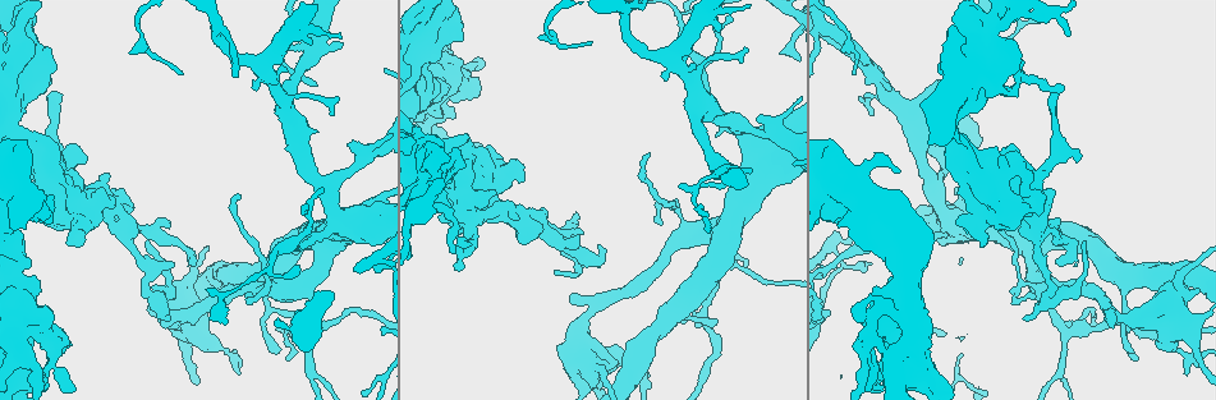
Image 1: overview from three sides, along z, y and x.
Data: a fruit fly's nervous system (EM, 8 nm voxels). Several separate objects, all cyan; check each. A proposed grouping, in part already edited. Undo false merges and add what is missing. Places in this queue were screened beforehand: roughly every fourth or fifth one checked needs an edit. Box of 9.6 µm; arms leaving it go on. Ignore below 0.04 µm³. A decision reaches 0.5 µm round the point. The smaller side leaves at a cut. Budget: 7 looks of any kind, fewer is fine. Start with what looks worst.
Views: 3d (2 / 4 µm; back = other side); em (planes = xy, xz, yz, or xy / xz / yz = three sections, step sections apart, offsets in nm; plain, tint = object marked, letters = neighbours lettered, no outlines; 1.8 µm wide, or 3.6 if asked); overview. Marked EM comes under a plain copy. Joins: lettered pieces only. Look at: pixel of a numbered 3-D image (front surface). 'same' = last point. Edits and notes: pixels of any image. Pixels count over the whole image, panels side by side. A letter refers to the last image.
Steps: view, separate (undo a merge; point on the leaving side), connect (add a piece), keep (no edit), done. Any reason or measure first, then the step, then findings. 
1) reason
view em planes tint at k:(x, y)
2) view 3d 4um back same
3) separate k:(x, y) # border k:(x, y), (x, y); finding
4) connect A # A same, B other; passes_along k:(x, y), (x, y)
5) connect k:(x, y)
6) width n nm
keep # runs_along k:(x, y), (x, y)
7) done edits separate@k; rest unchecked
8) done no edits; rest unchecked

closes a loop
view em planes letters at 1:(51, 362)

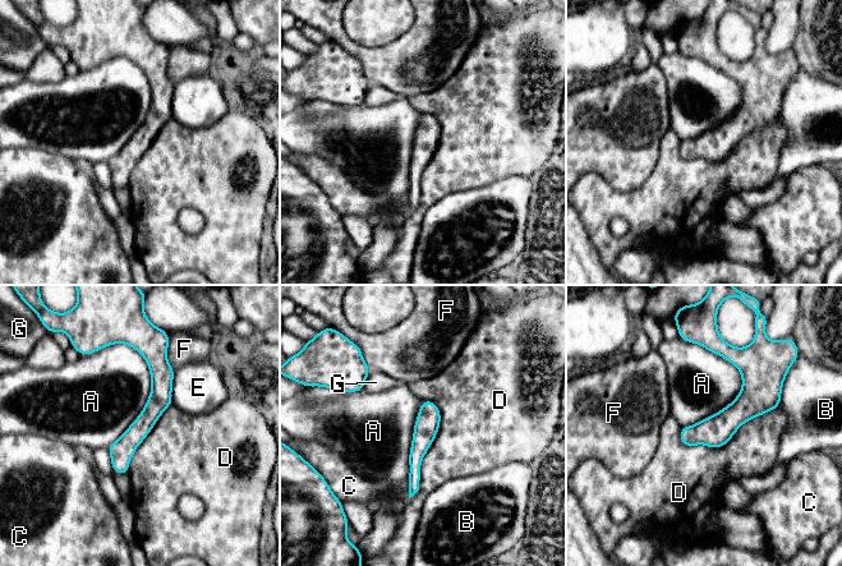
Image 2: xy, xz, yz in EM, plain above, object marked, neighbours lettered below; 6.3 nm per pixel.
longest_contact A 650 nm
keep # A other, B other, C other, D other, E other, F other, G other; border 2:(125, 343), (150, 395), (106, 447); all the same neuron

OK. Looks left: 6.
thick turns thin
view em 3.6um planes tint at 1:(968, 78)

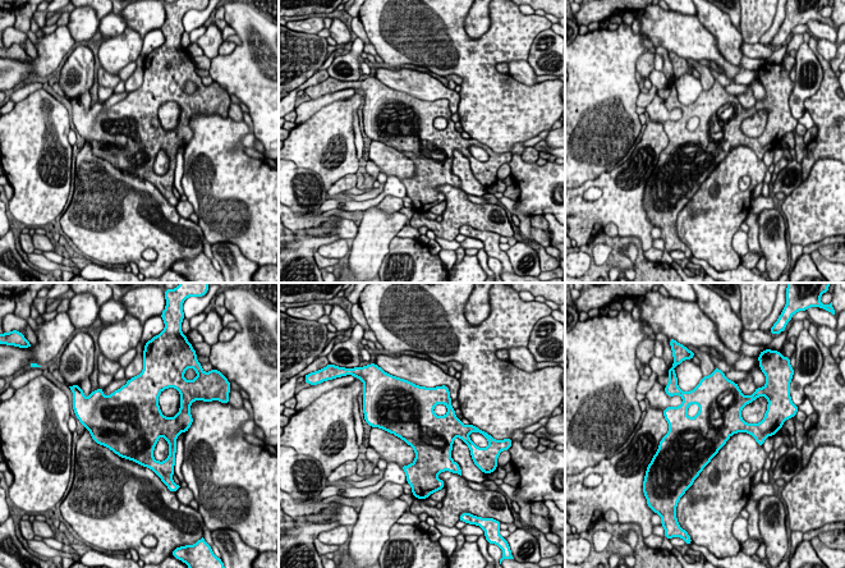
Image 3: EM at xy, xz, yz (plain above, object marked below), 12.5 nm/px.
see the neighbours
view em 3.6um planes letters same

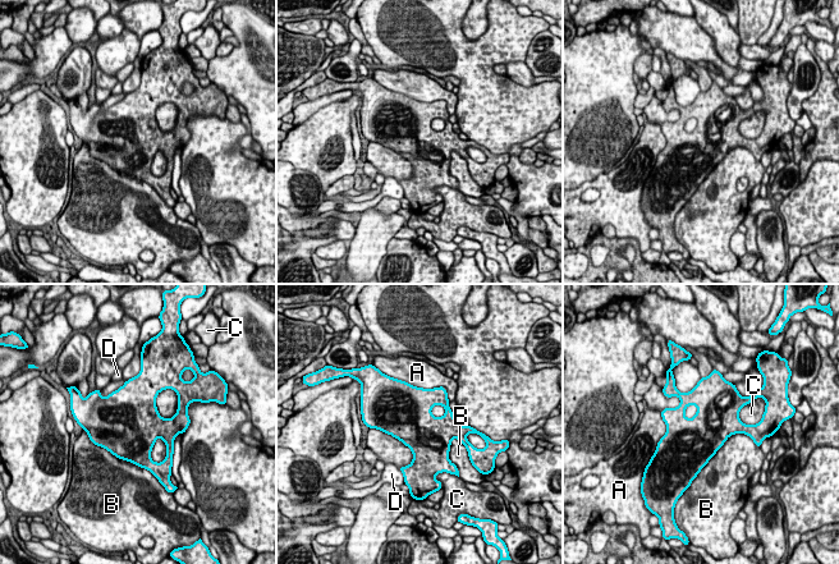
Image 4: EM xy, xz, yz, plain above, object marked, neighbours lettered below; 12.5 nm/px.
keep # A other, B other, C other, D other; one neuron here

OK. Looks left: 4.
abrupt turn
view 3d 4um at 1:(1032, 196)

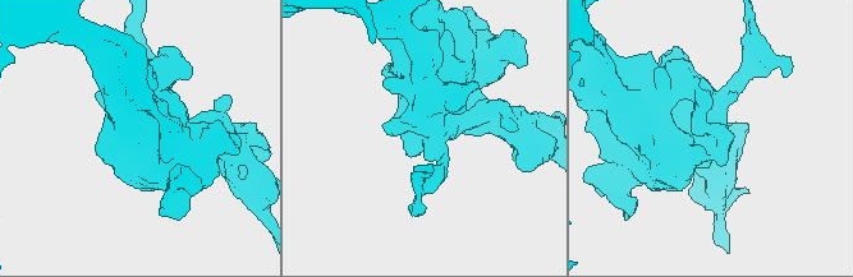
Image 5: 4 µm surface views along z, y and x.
arm_widths 380, 750 nm; need the tissue
view em 3.6um planes letters at 5:(712, 141)

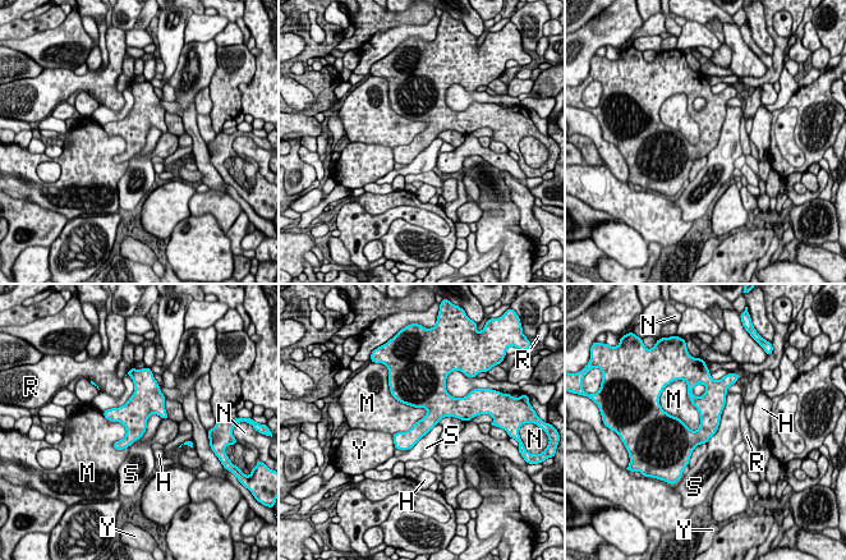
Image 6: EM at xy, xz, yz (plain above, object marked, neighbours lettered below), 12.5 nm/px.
keep # H other, M other, N other, R other, S other, Y other; runs_along 6:(709, 390), (709, 425), (685, 455); all the same neuron

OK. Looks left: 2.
done no edits; rest unchecked

